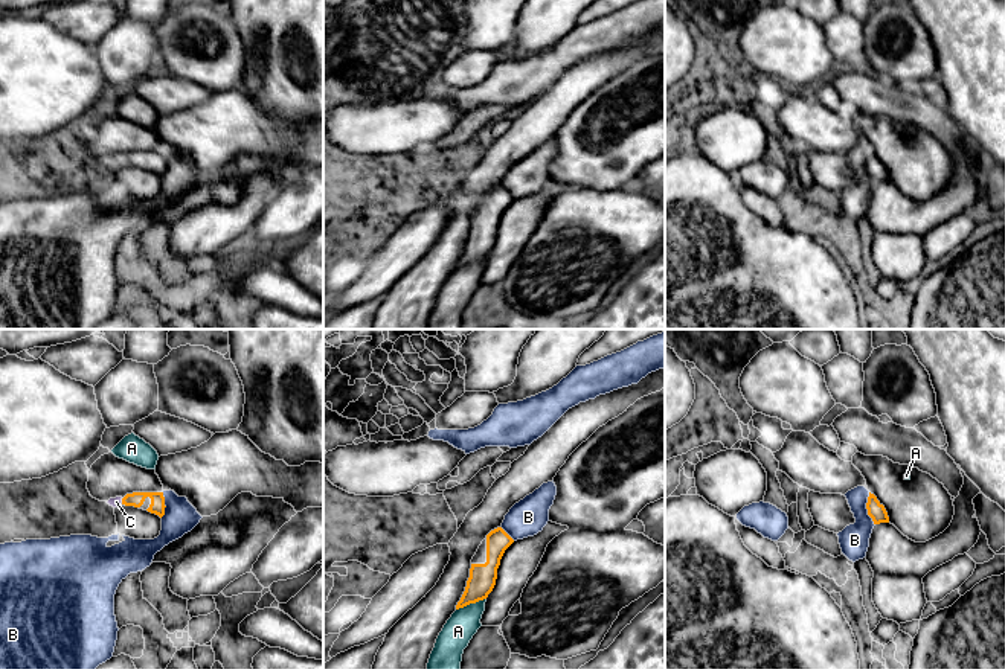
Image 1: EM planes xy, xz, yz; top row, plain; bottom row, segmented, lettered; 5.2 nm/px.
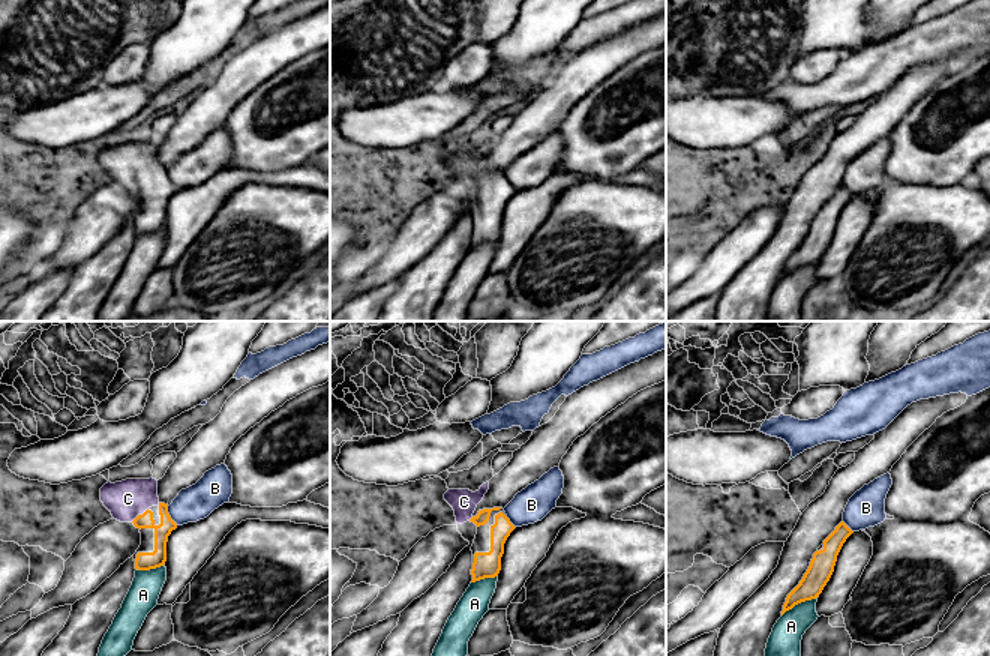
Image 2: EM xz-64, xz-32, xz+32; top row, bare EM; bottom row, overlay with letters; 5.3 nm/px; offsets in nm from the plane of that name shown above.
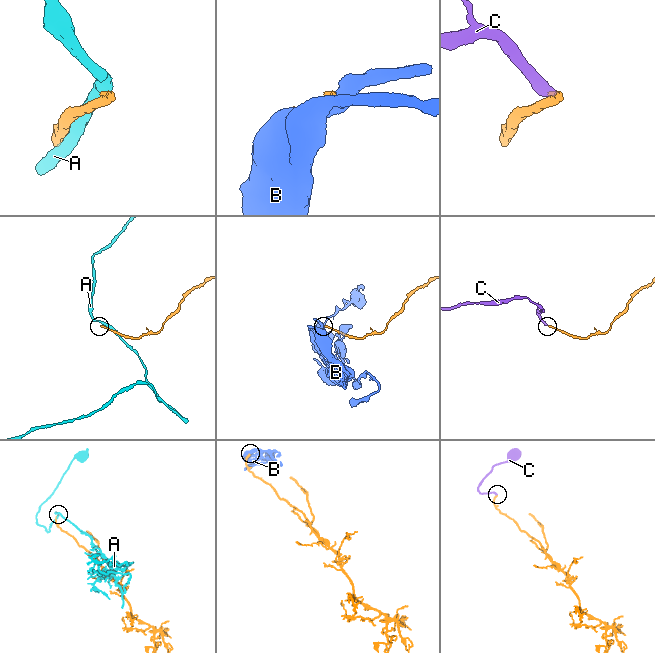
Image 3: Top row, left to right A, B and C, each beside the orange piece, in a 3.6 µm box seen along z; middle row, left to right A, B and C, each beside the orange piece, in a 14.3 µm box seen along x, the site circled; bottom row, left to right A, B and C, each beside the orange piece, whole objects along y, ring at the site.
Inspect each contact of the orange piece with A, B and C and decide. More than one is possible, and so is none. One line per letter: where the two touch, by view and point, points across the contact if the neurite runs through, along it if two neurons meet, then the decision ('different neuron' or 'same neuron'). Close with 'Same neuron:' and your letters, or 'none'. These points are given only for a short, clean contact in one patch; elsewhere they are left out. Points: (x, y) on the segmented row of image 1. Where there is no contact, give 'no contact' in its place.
A: xz (470, 602) | different neuron
B: yz (866, 508) | along yz (868, 492), (866, 514), (874, 524) | different neuron
C: xy (122, 502) | across xy (157, 506), (150, 496), (122, 502), (116, 502) | same neuron
Same neuron: C

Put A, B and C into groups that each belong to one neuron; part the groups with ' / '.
A / B / C

